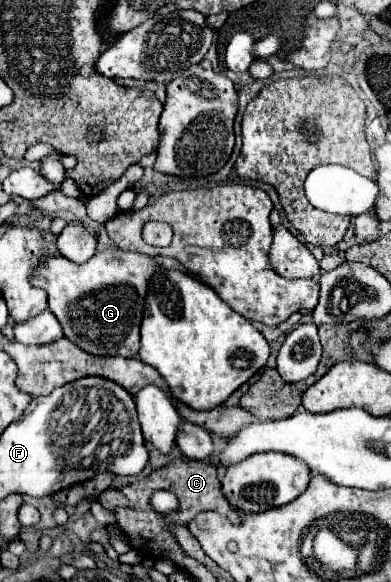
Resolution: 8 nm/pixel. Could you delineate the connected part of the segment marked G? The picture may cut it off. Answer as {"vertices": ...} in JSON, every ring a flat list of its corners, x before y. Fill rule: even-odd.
{"vertices":[[120,249,96,253,82,265,46,251,44,261,30,277,30,283,48,293,48,309,58,317,64,337,74,345,90,355,136,357,146,287,158,267,160,265,146,255]]}

